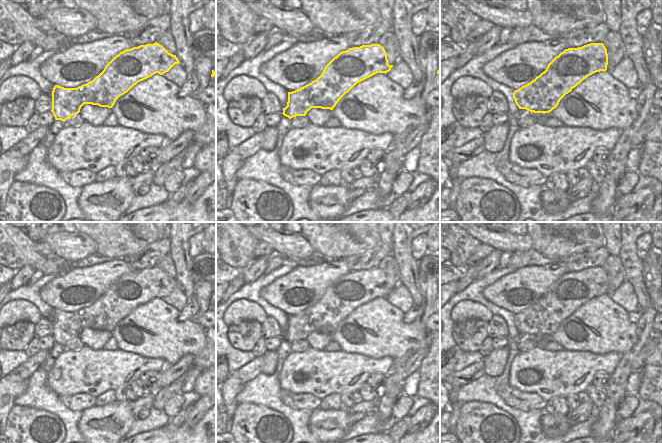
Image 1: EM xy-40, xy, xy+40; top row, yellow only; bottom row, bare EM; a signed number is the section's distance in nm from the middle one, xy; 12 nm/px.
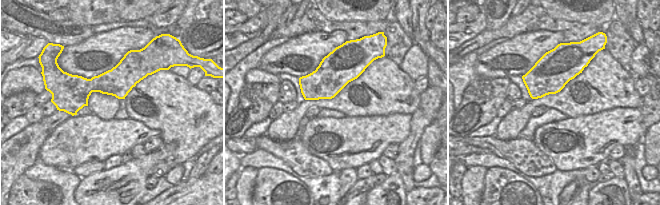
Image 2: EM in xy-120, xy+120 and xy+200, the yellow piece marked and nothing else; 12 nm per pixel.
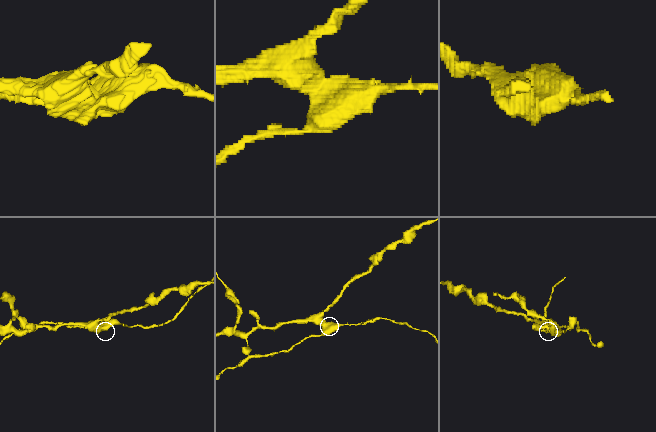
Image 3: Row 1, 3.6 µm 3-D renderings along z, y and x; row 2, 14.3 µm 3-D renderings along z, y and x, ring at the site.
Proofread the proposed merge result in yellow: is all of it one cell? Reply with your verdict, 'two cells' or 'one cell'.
two cells

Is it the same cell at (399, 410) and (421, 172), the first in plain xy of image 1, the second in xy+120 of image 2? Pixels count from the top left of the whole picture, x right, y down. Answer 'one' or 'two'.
one

